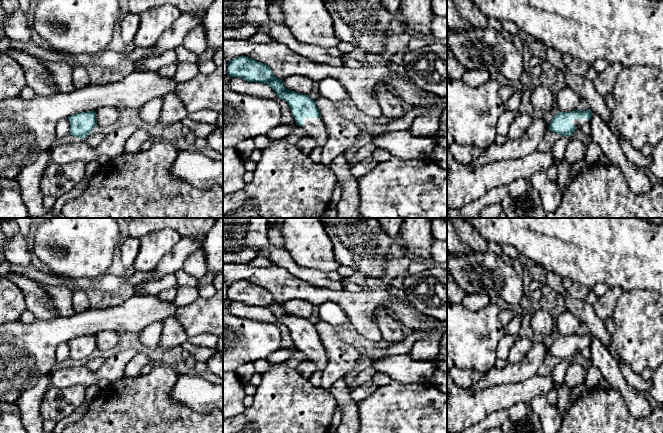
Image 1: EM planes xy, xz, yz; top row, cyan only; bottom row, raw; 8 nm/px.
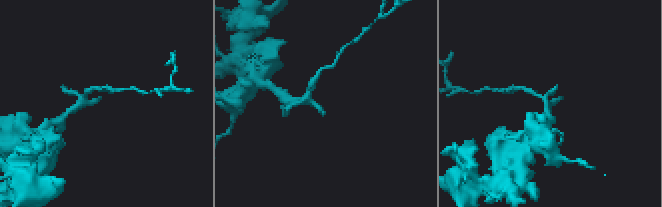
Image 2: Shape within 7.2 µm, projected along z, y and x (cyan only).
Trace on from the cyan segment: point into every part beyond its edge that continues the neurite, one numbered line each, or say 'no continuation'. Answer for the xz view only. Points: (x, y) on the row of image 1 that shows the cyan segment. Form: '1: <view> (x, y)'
1: xz (315, 127)

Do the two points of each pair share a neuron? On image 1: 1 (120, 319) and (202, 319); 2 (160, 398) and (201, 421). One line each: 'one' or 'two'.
1: two
2: one

